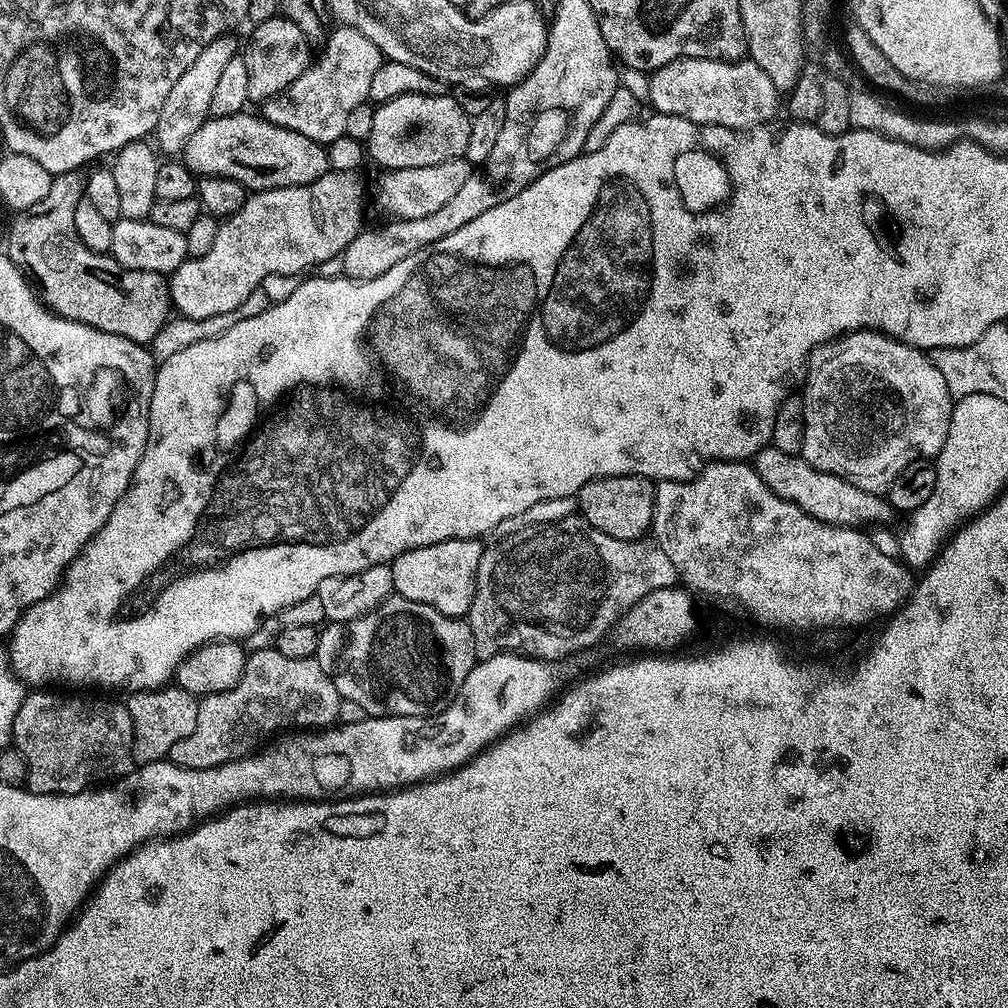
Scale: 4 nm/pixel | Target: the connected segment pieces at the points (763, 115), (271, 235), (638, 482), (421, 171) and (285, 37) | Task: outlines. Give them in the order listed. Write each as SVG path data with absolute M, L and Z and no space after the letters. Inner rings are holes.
M686 56L683 60L671 60L651 73L649 80L648 96L657 113L686 118L695 124L751 130L772 122L768 120L774 119L776 111L782 108L782 96L774 82L750 58L707 60Z
M328 171L312 184L253 191L244 205L219 225L214 246L206 254L184 260L182 266L171 272L168 280L171 307L186 318L214 318L214 314L226 314L242 306L248 295L254 294L254 290L265 283L263 280L271 276L296 278L307 268L315 269L322 262L337 259L362 231L356 179L355 172Z
M602 476L598 480L588 480L580 487L578 512L579 515L590 522L590 526L602 530L602 534L610 534L610 538L639 540L652 527L655 501L656 489L653 481L647 480L645 476Z
M464 158L438 162L438 166L393 168L383 173L380 189L376 192L376 204L385 212L385 217L394 220L426 218L426 214L434 214L434 210L446 206L446 202L450 202L450 198L462 190L466 178L470 178L473 170L473 165Z
M283 14L255 25L251 31L252 41L248 44L248 52L243 53L246 70L250 70L248 98L252 102L263 102L286 91L308 69L314 59L314 51L308 45L311 44L310 37L302 34L300 27Z

